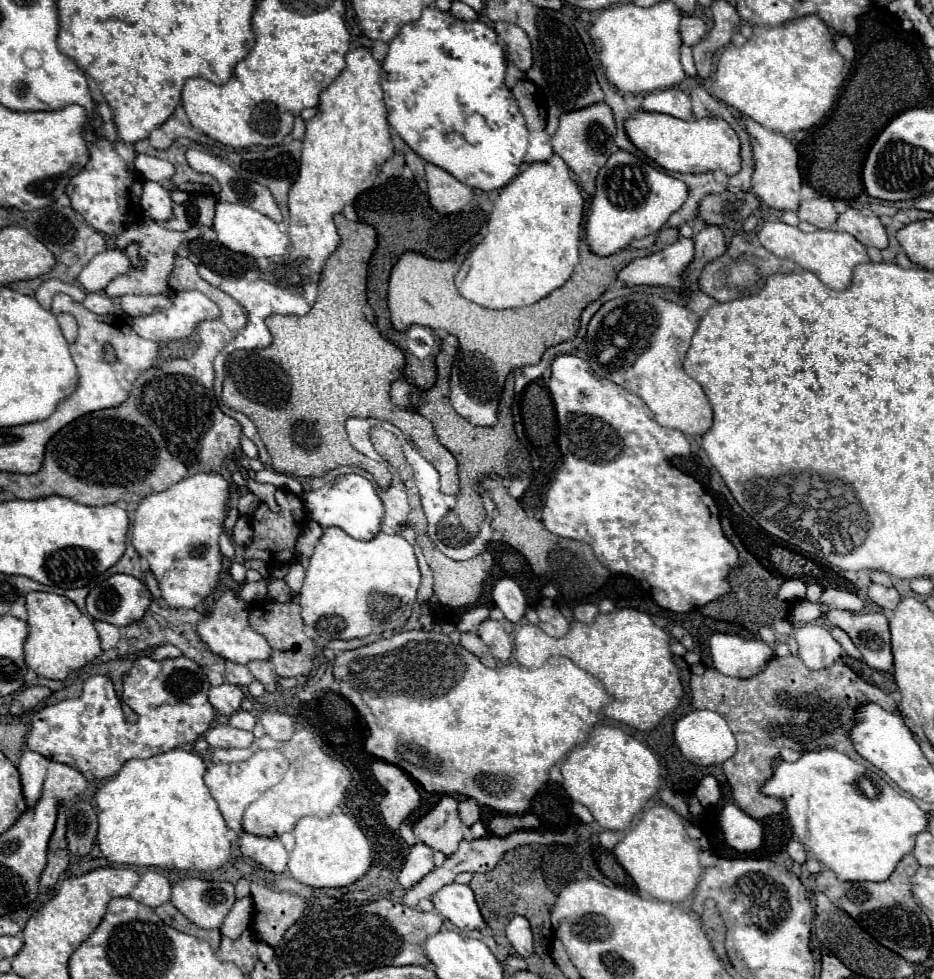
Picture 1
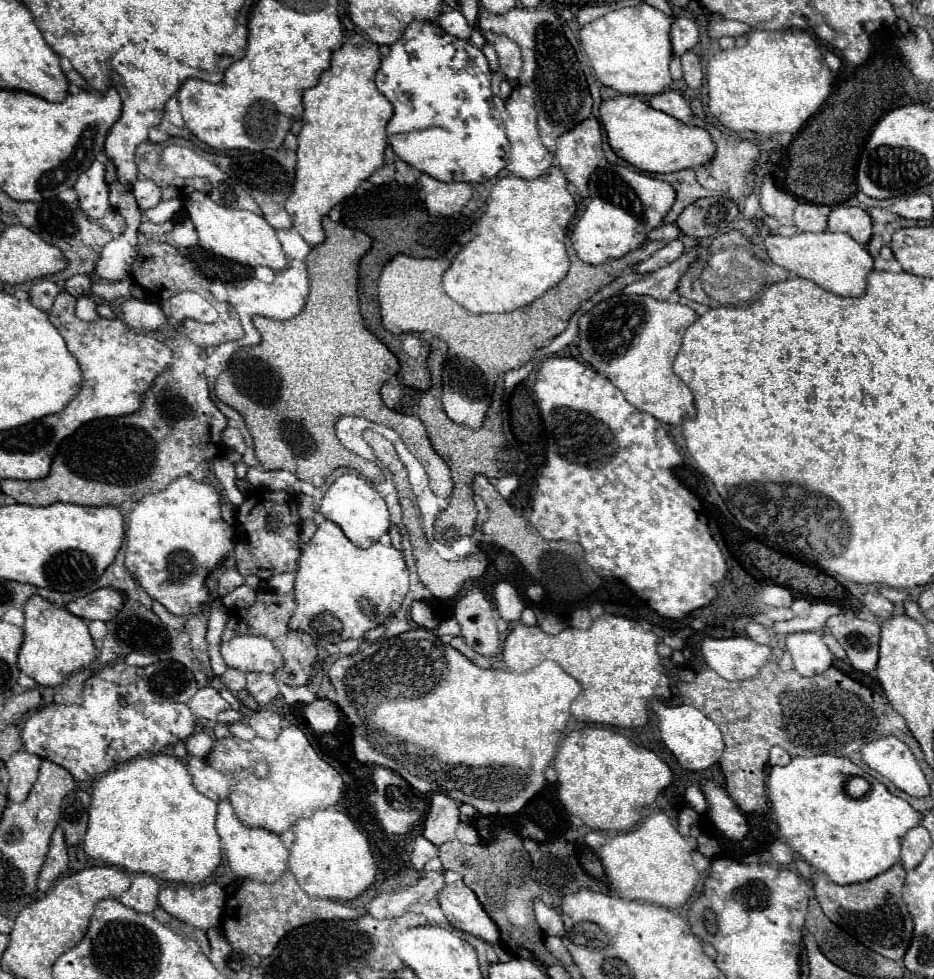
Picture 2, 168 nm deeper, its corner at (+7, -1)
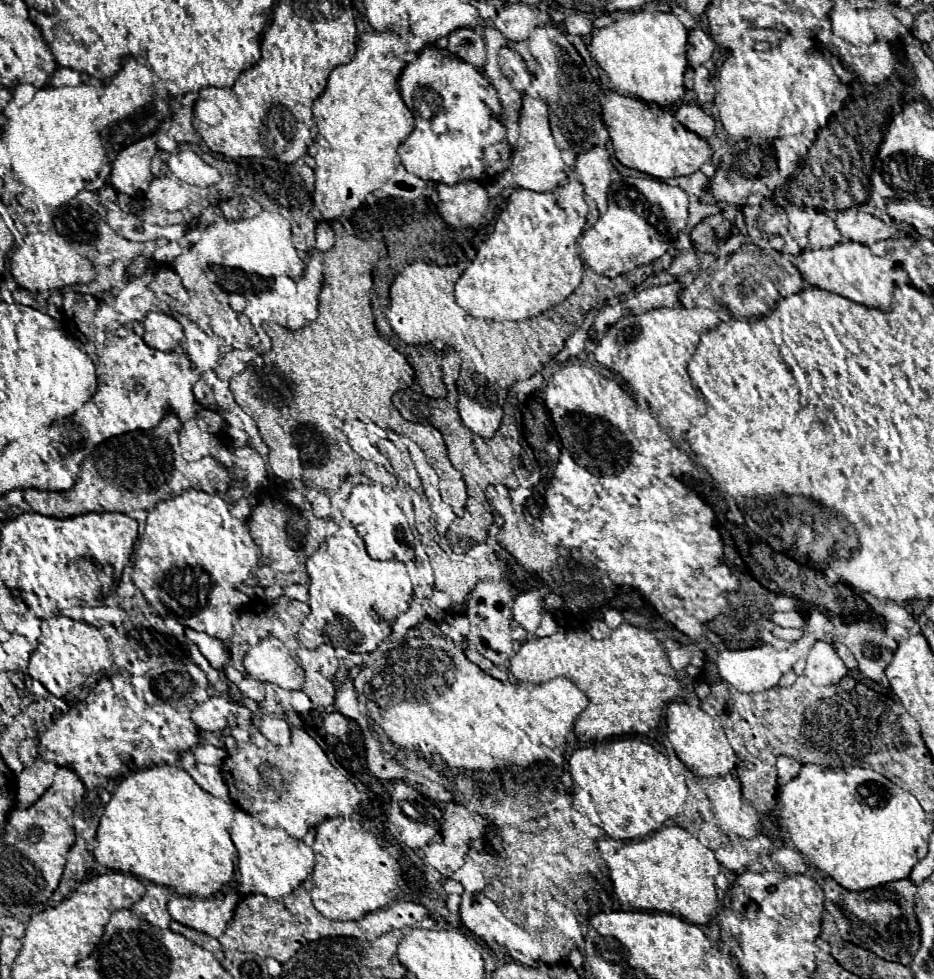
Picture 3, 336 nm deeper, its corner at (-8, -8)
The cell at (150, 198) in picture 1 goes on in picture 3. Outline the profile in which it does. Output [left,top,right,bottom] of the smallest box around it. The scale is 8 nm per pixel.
[146,178,188,212]

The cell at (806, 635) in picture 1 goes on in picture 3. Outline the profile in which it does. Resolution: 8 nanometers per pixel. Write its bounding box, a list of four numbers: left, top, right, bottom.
[804,642,846,686]

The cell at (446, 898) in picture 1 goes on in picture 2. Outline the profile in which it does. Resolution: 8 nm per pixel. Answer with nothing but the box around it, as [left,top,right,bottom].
[439,881,499,943]

